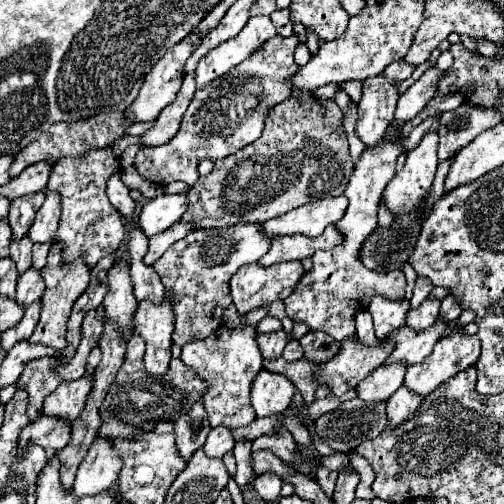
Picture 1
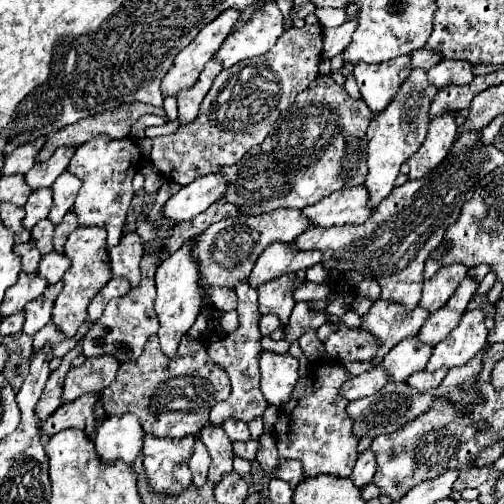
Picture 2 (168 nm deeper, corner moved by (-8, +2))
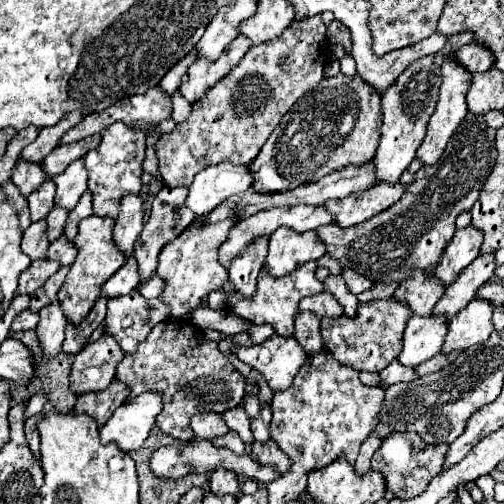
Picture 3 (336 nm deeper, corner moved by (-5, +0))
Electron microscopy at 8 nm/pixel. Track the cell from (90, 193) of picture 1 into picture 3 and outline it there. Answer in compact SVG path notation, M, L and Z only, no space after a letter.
M115 122L105 128L101 144L89 150L83 156L83 164L89 174L89 190L93 196L93 214L95 216L109 216L117 220L119 204L125 194L139 194L141 192L141 174L143 174L143 158L145 158L145 132L133 132L125 128L125 124Z

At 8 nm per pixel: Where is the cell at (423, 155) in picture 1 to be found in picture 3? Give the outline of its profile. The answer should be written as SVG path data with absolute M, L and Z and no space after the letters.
M451 56L449 60L441 66L441 72L443 72L443 84L441 84L441 90L439 90L439 100L437 100L437 106L435 106L435 112L431 114L431 120L429 120L429 126L427 126L427 136L423 140L423 144L419 146L417 150L417 160L421 160L423 166L429 166L429 164L435 164L441 156L441 152L445 150L445 144L449 140L449 136L457 130L457 126L463 122L465 114L467 114L467 104L465 104L465 92L469 88L469 80L471 80L471 74L461 68Z

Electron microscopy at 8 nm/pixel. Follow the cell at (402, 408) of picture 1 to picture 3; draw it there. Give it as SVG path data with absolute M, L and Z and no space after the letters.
M437 354L437 356L433 356L431 360L427 360L425 364L419 364L419 366L415 368L415 374L417 374L417 376L425 376L425 374L431 374L431 372L441 372L443 366L447 366L449 362L451 362L449 356Z

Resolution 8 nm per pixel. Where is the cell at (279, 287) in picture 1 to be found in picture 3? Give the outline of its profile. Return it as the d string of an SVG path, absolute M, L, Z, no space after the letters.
M277 228L269 238L269 252L265 268L271 276L287 276L305 262L319 260L325 254L325 246L315 240L315 232L297 234L289 228Z

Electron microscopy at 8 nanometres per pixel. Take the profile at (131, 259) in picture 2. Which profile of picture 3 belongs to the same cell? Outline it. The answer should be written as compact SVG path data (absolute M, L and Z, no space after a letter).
M137 194L125 196L125 200L121 200L119 218L113 228L113 242L123 252L125 258L133 256L133 244L135 244L141 228L143 228L141 198Z

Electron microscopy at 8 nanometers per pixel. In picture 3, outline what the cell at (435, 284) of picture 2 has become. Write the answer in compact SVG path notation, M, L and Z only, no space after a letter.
M473 226L457 230L441 256L441 264L435 268L435 278L443 286L453 284L453 280L459 278L461 270L467 268L473 258L477 258L479 246L481 246L481 234L473 232Z

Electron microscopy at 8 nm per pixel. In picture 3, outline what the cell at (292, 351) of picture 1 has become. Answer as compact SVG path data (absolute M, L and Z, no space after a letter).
M299 312L295 318L295 338L307 354L323 350L323 338L319 334L319 322L321 322L321 318L313 316L309 312Z

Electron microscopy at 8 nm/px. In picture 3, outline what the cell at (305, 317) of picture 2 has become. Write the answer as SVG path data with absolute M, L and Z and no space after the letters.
M321 292L321 294L315 294L315 296L303 298L299 302L299 312L313 312L321 318L327 318L327 316L335 318L335 316L343 314L343 308L329 292Z

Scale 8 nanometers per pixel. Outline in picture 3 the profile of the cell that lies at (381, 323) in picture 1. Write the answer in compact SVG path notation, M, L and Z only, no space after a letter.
M481 116L471 122L461 122L449 138L439 162L435 166L423 166L397 204L353 228L337 228L337 224L321 226L315 230L317 240L327 246L331 258L341 262L341 268L351 266L369 280L401 284L411 278L413 274L409 272L415 270L423 270L425 276L429 276L429 272L439 266L445 244L455 234L457 216L471 210L495 160L495 130L489 128Z

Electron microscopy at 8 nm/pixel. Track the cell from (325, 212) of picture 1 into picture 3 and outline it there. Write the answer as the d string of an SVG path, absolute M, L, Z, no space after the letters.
M373 184L367 190L345 196L341 200L327 200L323 208L335 218L335 224L341 228L355 226L369 220L371 216L393 206L405 192L403 184Z

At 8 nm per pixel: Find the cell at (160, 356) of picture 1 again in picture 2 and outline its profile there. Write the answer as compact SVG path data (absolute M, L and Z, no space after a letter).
M188 240L180 250L176 250L174 254L166 254L164 260L160 262L158 270L156 270L156 314L160 320L160 330L158 330L158 338L160 338L160 346L162 352L166 356L174 356L180 338L190 330L190 326L196 322L196 316L200 314L200 306L204 306L204 300L211 300L216 304L218 310L222 312L230 312L237 308L237 296L234 289L226 287L210 287L200 284L200 268L198 262L192 258L192 242Z

